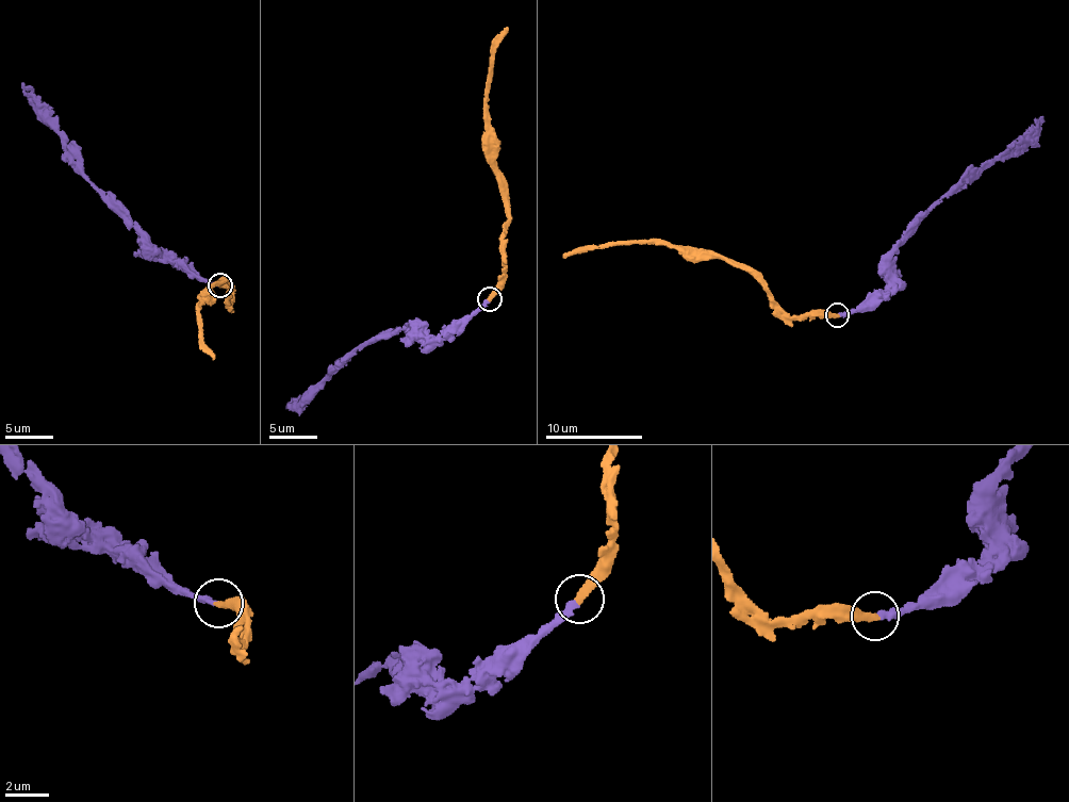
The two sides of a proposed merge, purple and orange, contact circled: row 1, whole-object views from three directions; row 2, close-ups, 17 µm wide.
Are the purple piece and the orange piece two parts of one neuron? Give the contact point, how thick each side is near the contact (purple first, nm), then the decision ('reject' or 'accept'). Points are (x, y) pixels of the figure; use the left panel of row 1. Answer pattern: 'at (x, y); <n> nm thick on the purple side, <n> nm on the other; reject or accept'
at (219, 285); 280 nm thick on the purple side, 320 nm on the other; accept

